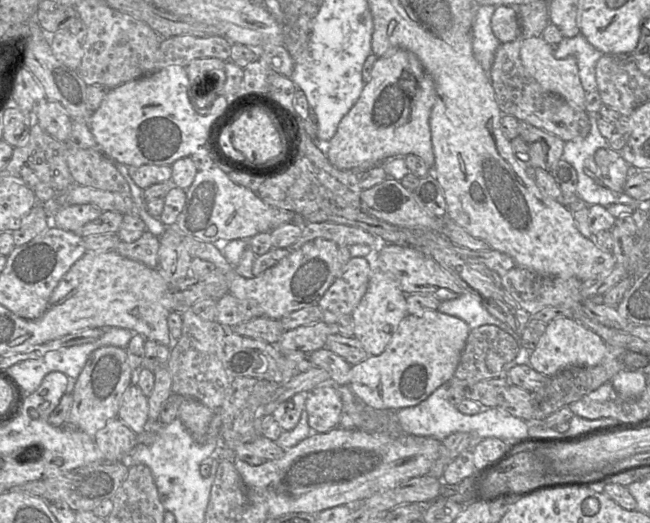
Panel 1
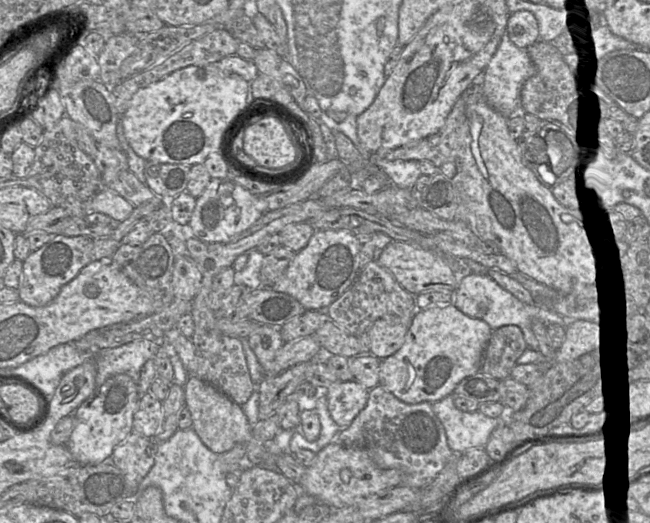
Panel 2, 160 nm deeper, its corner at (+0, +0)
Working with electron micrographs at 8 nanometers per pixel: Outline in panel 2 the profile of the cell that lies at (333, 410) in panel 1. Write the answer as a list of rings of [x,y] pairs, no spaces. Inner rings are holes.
[[[336,381],[326,392],[329,413],[334,422],[345,429],[366,406],[369,390],[356,381]]]

